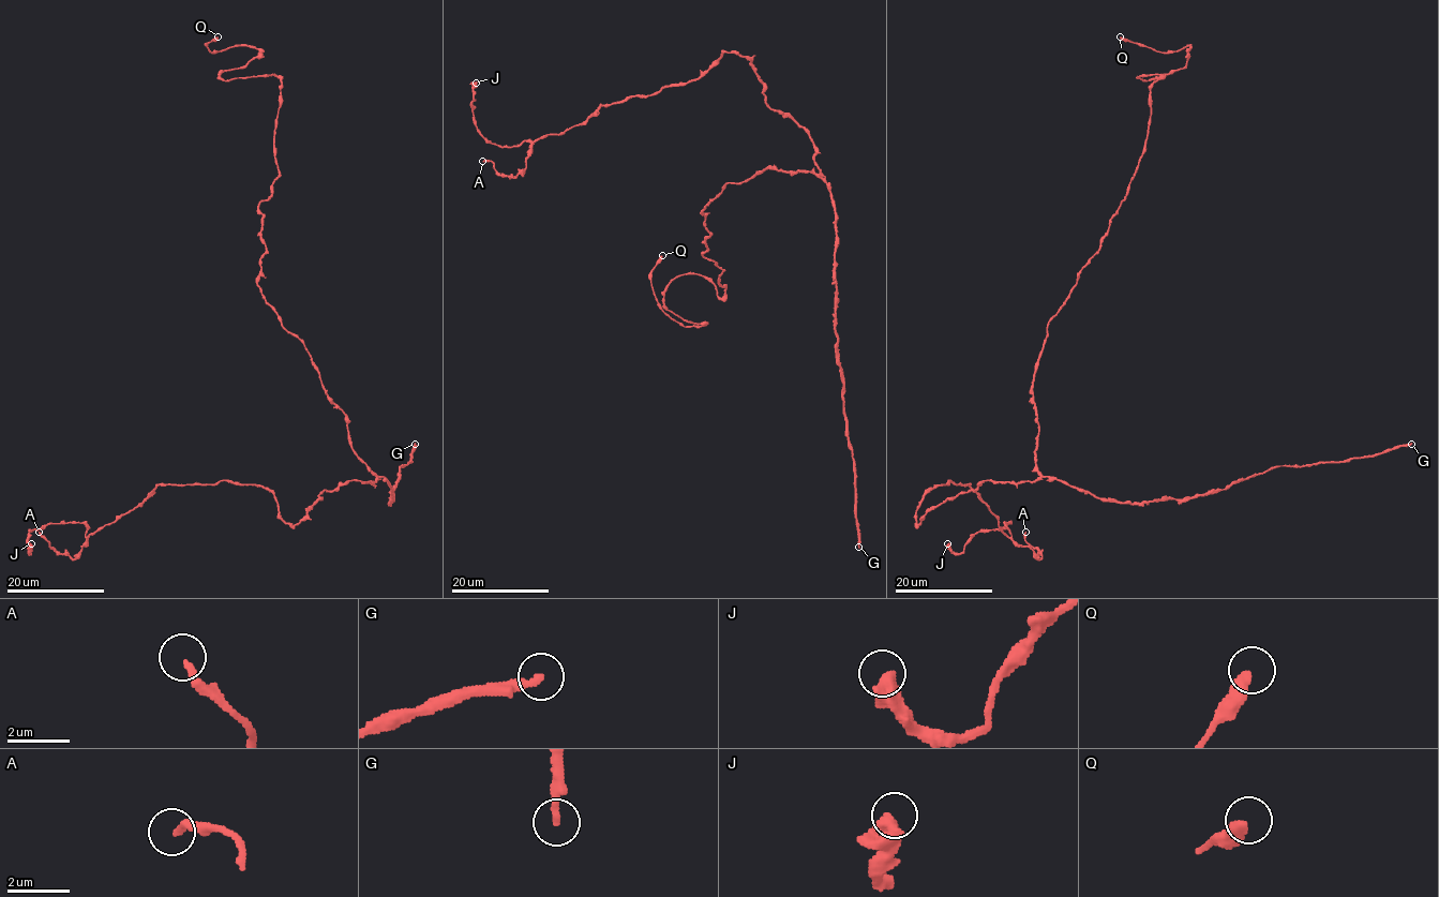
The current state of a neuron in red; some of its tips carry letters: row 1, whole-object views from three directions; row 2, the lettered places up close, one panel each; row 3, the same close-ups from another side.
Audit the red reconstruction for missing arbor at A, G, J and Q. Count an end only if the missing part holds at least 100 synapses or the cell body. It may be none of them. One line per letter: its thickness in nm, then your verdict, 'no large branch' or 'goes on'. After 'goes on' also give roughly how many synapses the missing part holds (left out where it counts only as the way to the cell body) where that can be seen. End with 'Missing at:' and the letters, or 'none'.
A: 190 nm thick; no large branch
G: 240 nm thick; goes on; about 150 synapses
J: 380 nm thick; no large branch
Q: 360 nm thick; no large branch
Missing at: G

